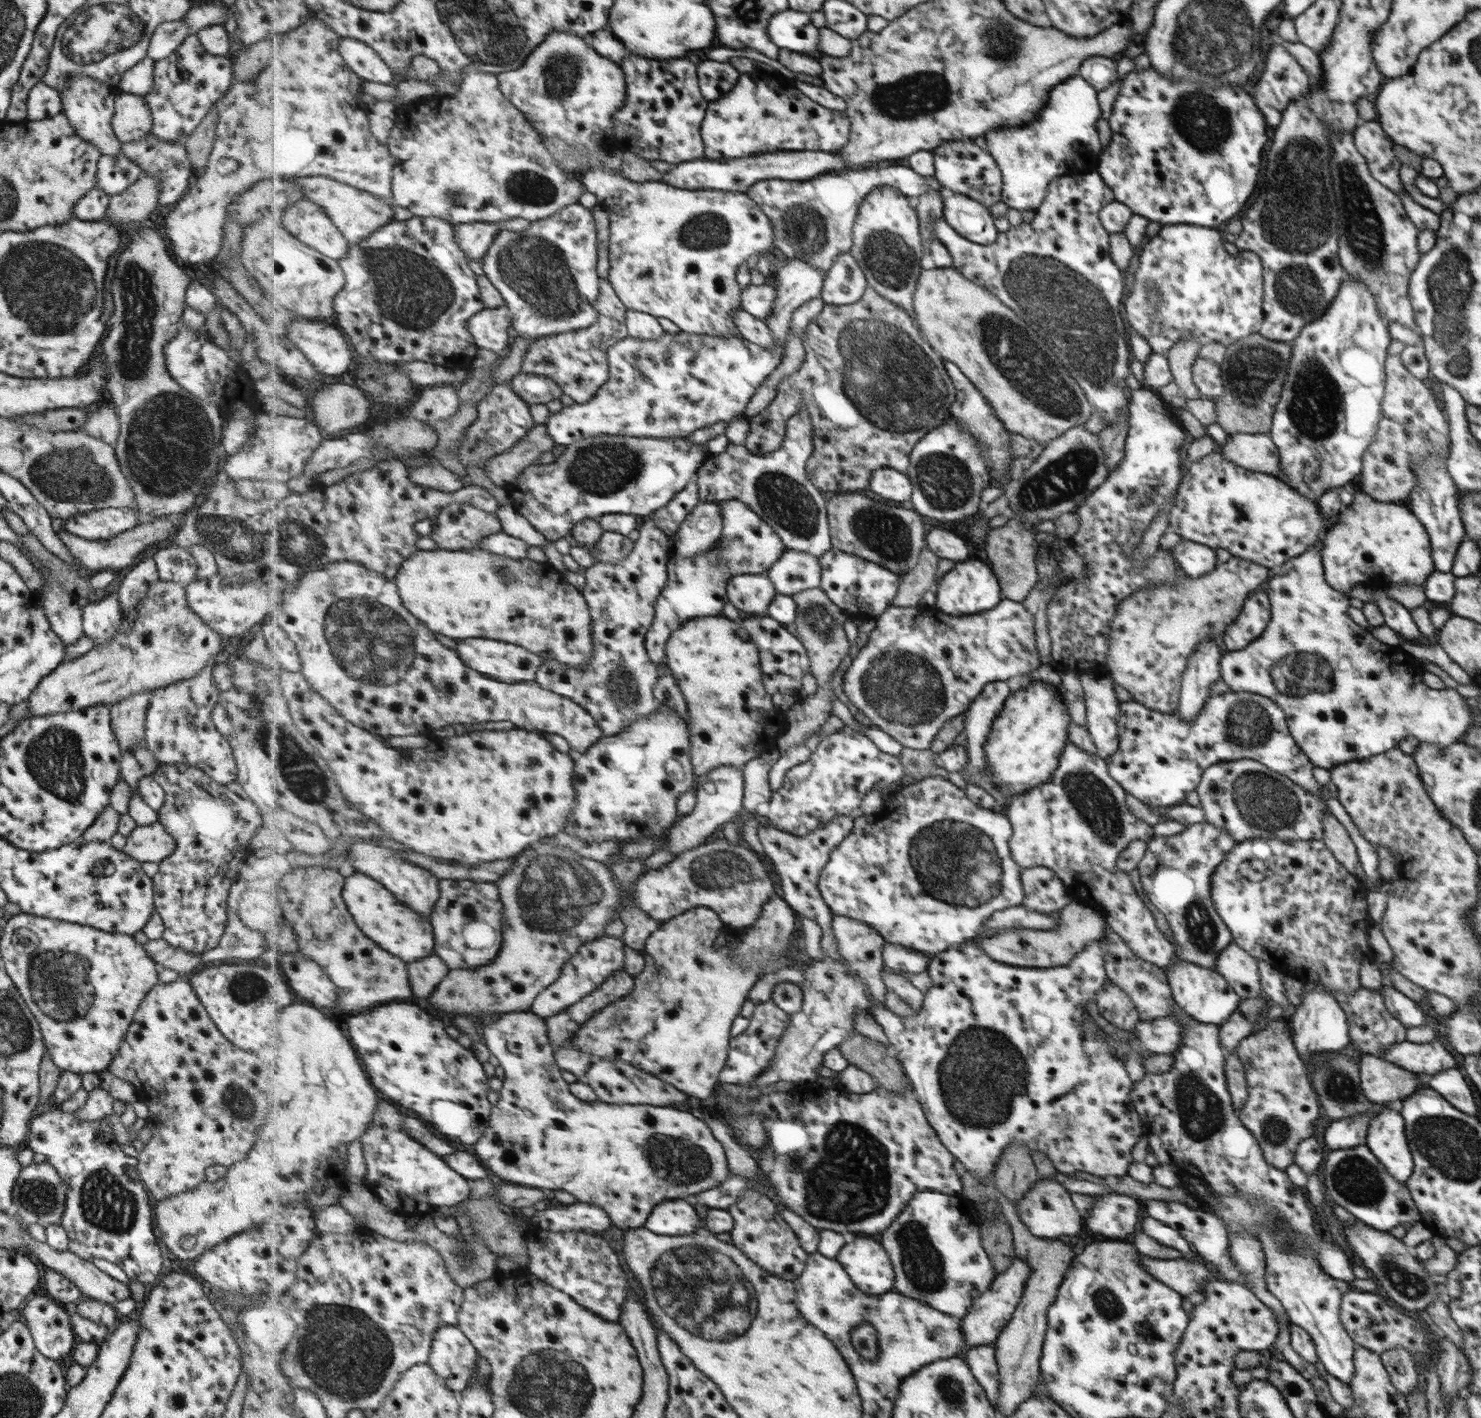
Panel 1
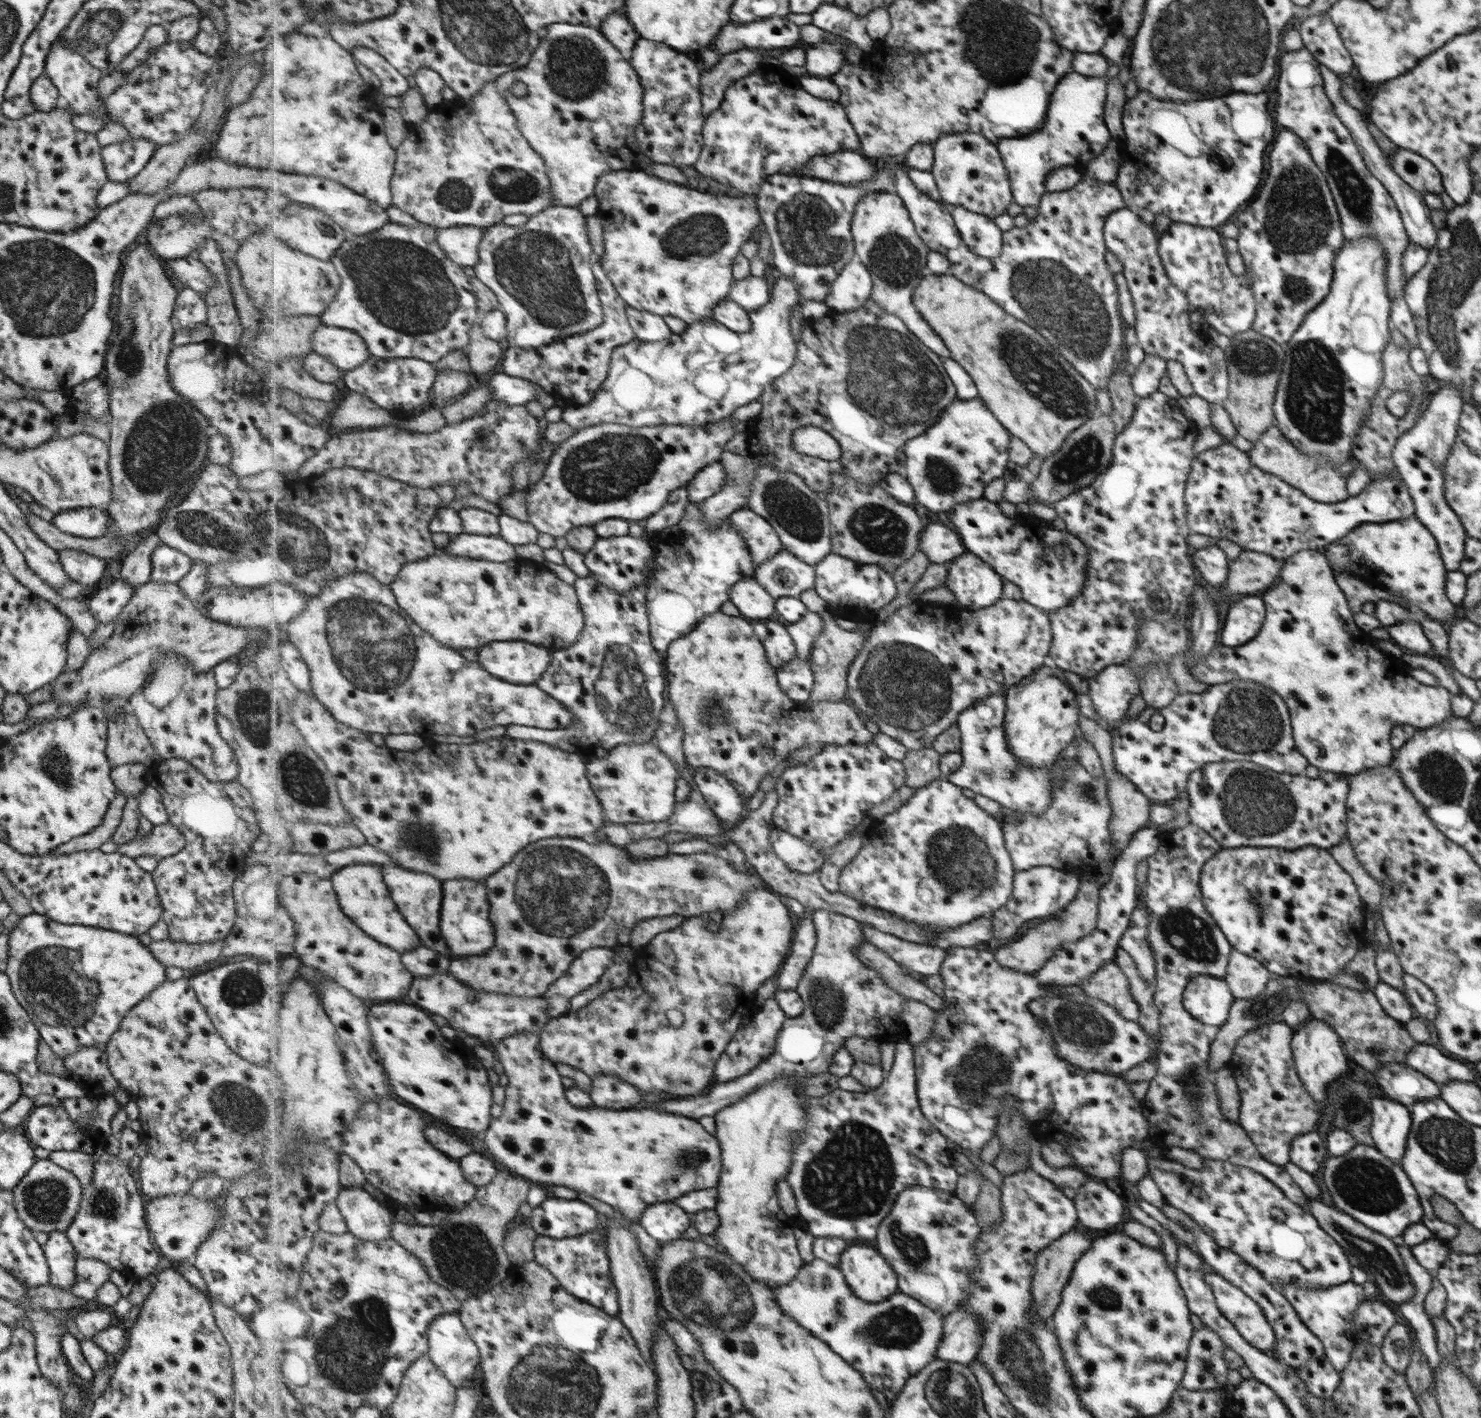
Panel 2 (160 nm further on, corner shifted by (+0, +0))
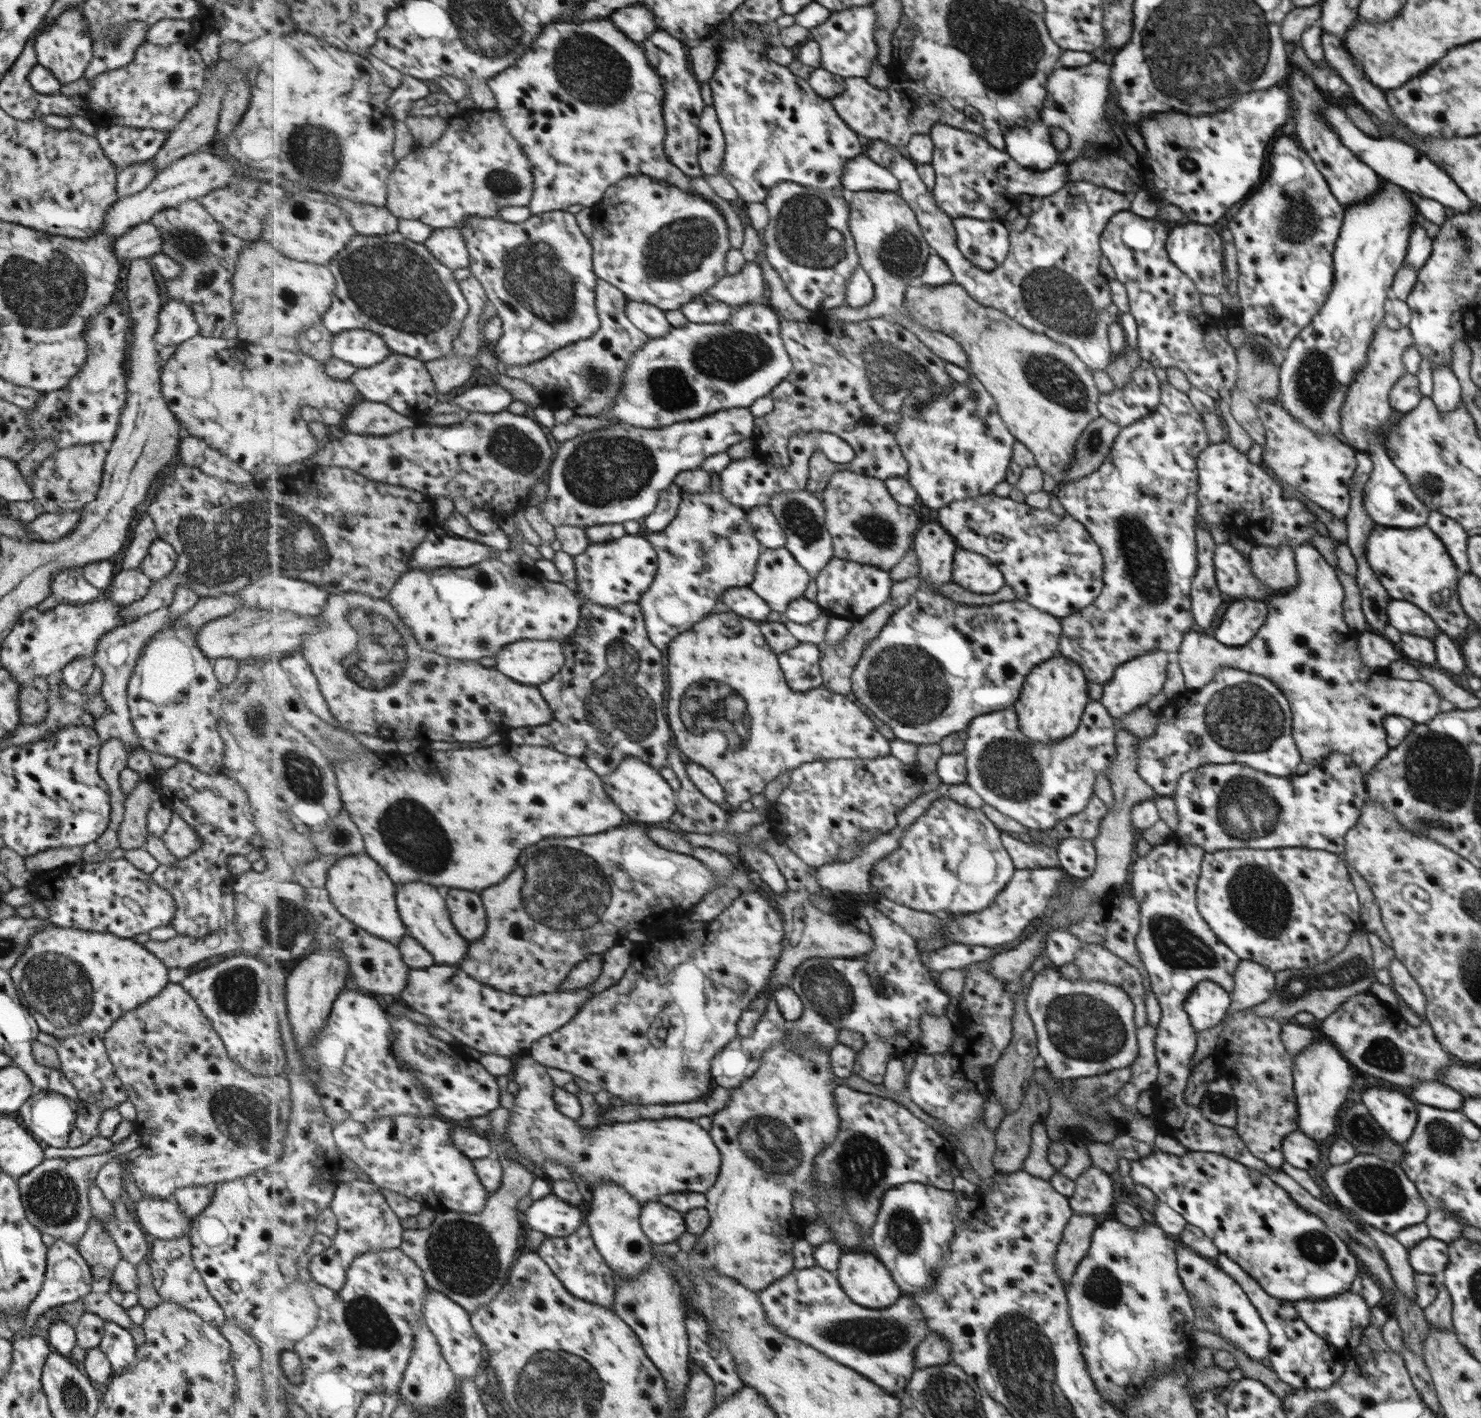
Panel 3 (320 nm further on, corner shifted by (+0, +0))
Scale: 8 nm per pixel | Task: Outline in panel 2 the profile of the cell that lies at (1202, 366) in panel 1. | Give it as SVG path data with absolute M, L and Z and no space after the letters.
M1127 207L1119 208L1116 211L1110 212L1105 217L1102 226L1102 237L1106 250L1112 252L1122 262L1123 270L1121 272L1126 280L1133 303L1133 310L1135 311L1133 330L1135 331L1139 348L1143 350L1144 354L1159 356L1161 360L1179 362L1185 371L1195 395L1208 403L1222 403L1227 398L1228 391L1230 390L1227 357L1223 356L1222 350L1213 350L1212 348L1201 350L1207 342L1201 340L1200 333L1196 333L1189 328L1189 313L1193 311L1193 306L1189 304L1188 297L1185 296L1185 293L1181 292L1168 279L1160 258L1157 258L1158 240L1155 232L1151 230L1151 226L1145 224L1132 209L1128 209Z

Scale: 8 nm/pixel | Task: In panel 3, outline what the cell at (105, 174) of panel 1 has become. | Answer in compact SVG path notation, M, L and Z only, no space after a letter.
M108 126L98 127L94 134L103 154L117 170L151 160L163 146L167 133L150 128Z

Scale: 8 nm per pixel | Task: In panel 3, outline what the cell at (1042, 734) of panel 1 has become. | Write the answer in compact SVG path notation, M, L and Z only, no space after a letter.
M1060 654L1032 669L1029 680L1025 680L1025 692L1020 692L1021 700L1017 699L1012 706L1020 731L1038 748L1039 744L1052 743L1075 732L1084 712L1083 706L1087 704L1085 690L1088 686L1085 686L1086 676L1082 668Z

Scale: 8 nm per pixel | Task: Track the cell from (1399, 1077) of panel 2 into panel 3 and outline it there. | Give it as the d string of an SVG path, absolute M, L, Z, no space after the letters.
M1439 1081L1416 1082L1411 1096L1418 1104L1432 1105L1439 1109L1459 1110L1464 1098Z

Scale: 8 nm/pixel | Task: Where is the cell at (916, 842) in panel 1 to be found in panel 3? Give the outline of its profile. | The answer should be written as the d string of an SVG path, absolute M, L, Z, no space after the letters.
M937 797L927 812L905 831L900 847L874 865L873 894L877 892L899 904L931 914L964 915L980 911L992 904L1016 872L1001 843L996 825L980 809L958 805L949 797Z

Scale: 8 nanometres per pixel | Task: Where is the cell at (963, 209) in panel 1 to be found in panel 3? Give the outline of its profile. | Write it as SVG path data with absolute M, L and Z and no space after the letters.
M961 217L953 220L956 244L972 264L985 272L1003 262L1007 252L1007 230L996 220Z

